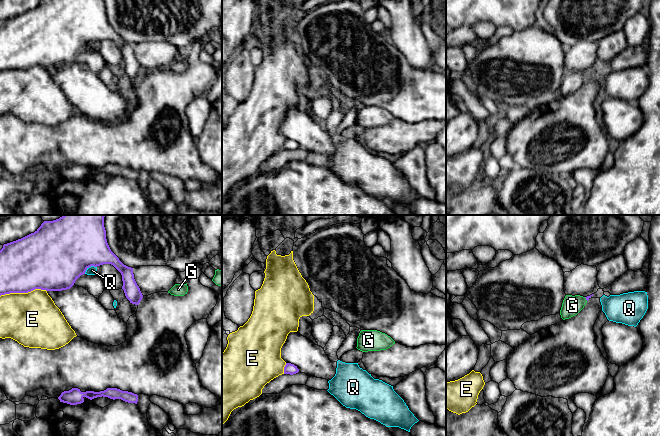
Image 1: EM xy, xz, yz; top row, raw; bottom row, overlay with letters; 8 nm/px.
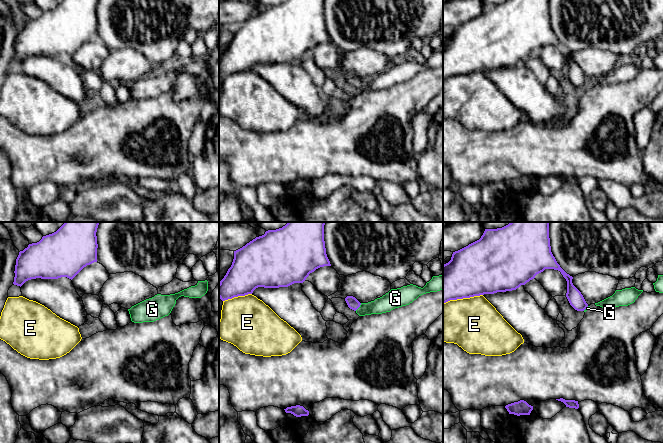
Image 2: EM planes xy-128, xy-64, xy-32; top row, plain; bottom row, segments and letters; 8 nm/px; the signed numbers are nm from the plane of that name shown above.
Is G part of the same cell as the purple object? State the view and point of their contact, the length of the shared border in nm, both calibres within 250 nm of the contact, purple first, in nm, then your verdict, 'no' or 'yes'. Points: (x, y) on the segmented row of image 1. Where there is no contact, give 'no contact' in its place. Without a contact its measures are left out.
contact yz (586, 299); length 40 nm; calibres 30 and 160 nm; yes

